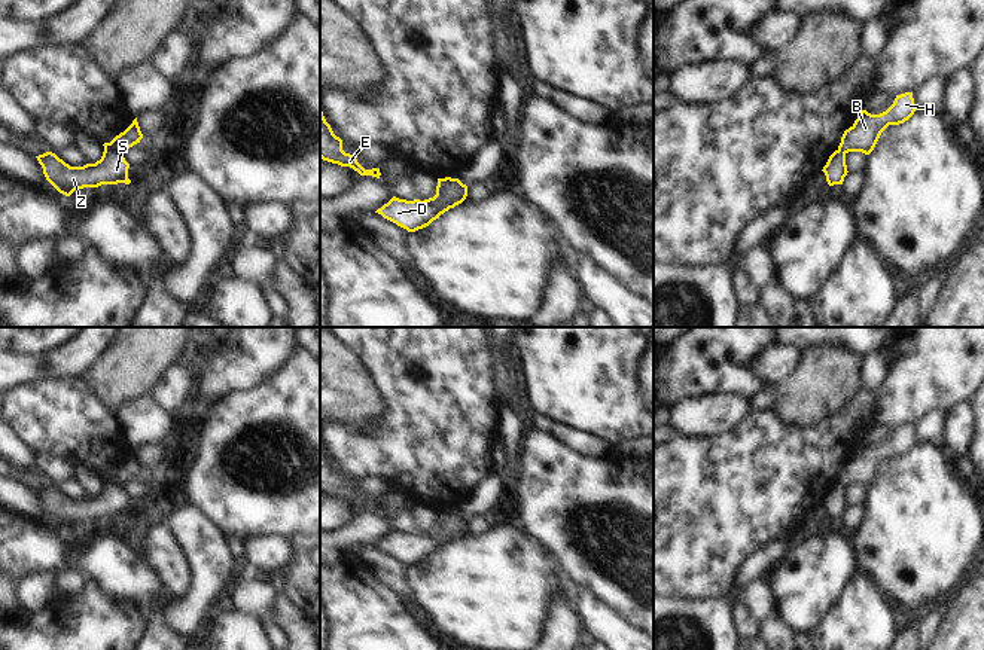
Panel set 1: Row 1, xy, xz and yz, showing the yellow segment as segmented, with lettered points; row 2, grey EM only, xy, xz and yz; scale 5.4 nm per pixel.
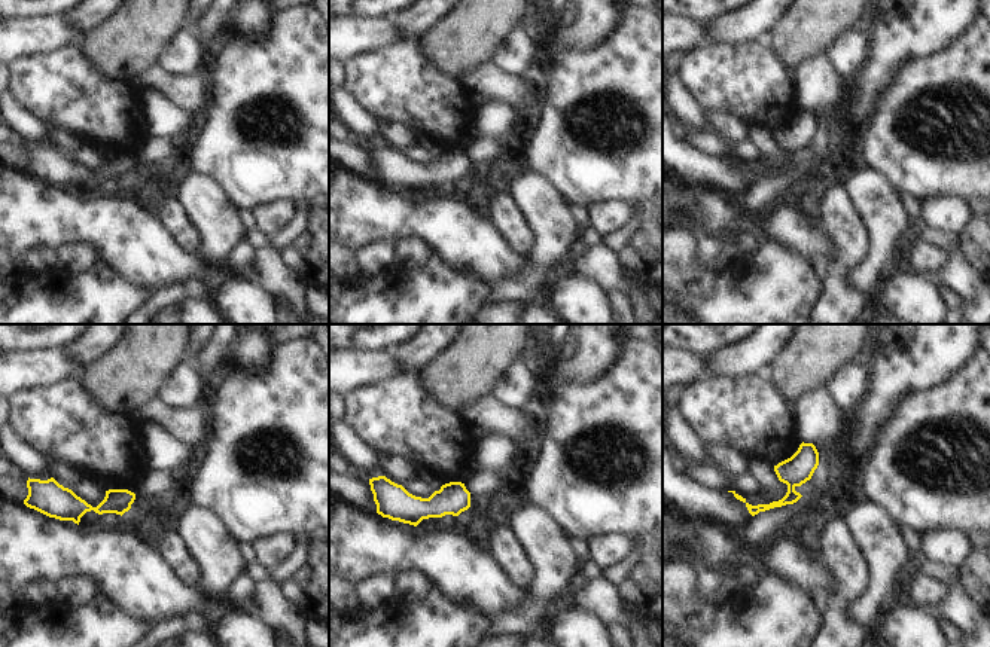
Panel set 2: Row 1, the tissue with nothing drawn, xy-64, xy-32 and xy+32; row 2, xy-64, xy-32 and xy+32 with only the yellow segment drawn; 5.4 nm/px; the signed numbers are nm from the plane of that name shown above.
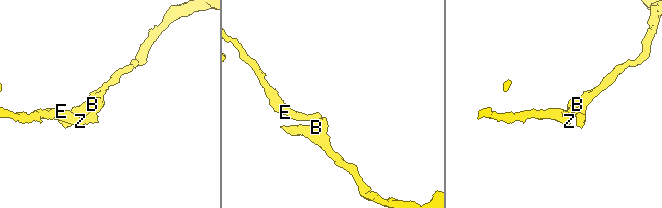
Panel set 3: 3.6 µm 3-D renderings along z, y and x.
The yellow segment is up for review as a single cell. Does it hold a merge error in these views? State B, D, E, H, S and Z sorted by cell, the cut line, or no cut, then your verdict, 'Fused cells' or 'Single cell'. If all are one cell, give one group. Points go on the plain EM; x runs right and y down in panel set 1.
Groups: B D H / E S Z. Split along xy (104, 482), (113, 482), (121, 487). Fused cells.

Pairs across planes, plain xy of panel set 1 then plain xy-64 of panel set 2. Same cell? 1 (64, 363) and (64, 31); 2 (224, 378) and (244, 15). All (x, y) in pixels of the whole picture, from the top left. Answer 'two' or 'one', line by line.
1: two
2: one

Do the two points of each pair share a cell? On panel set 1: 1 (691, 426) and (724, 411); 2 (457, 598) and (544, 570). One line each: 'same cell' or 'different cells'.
1: same cell
2: same cell

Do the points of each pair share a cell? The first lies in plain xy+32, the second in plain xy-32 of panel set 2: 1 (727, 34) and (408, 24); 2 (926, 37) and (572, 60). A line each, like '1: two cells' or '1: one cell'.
1: one cell
2: two cells

